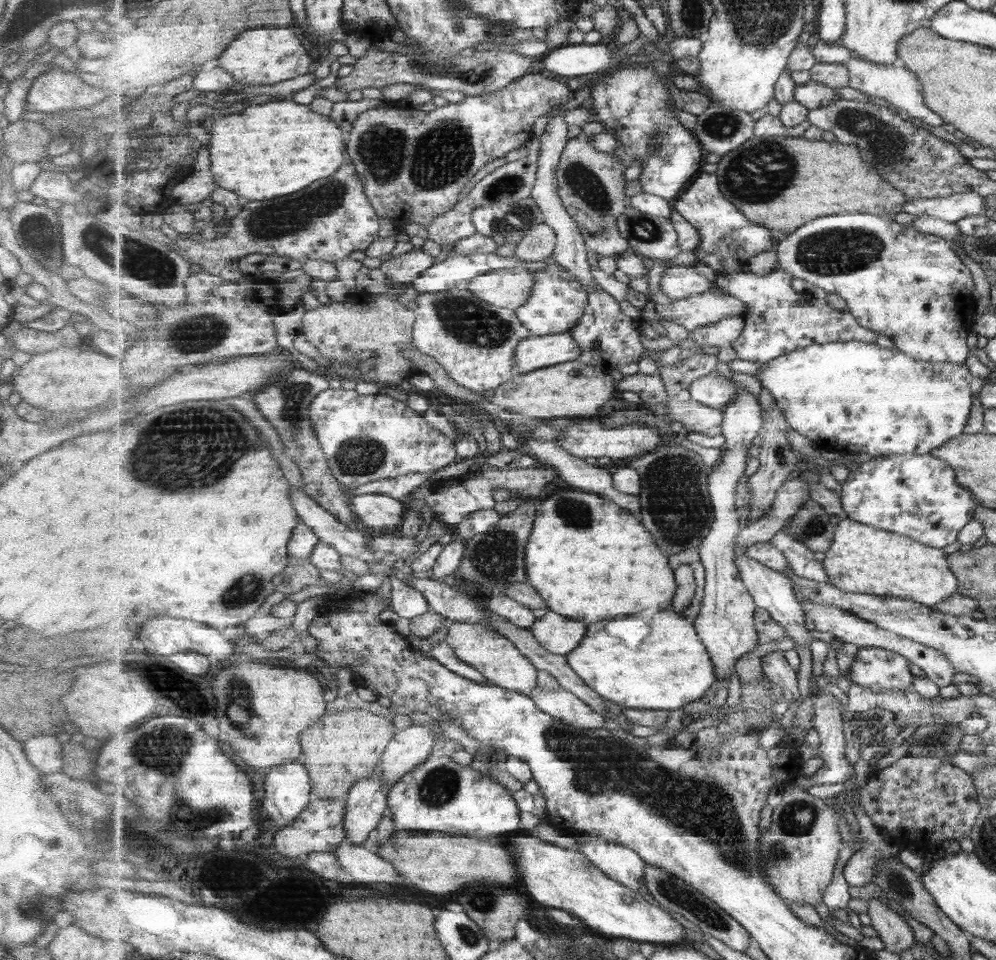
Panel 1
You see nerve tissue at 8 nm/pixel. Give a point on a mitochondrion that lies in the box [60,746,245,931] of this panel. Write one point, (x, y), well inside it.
(182, 815)

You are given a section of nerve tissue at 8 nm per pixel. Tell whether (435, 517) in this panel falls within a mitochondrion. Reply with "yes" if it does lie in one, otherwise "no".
no

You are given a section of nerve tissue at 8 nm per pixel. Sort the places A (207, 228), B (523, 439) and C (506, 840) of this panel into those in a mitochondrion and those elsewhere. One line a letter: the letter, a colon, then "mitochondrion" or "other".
A: other
B: other
C: other

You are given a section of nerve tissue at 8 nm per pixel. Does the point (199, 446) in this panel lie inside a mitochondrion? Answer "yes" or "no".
yes

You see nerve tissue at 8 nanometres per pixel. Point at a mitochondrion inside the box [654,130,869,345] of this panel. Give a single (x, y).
(743, 178)

